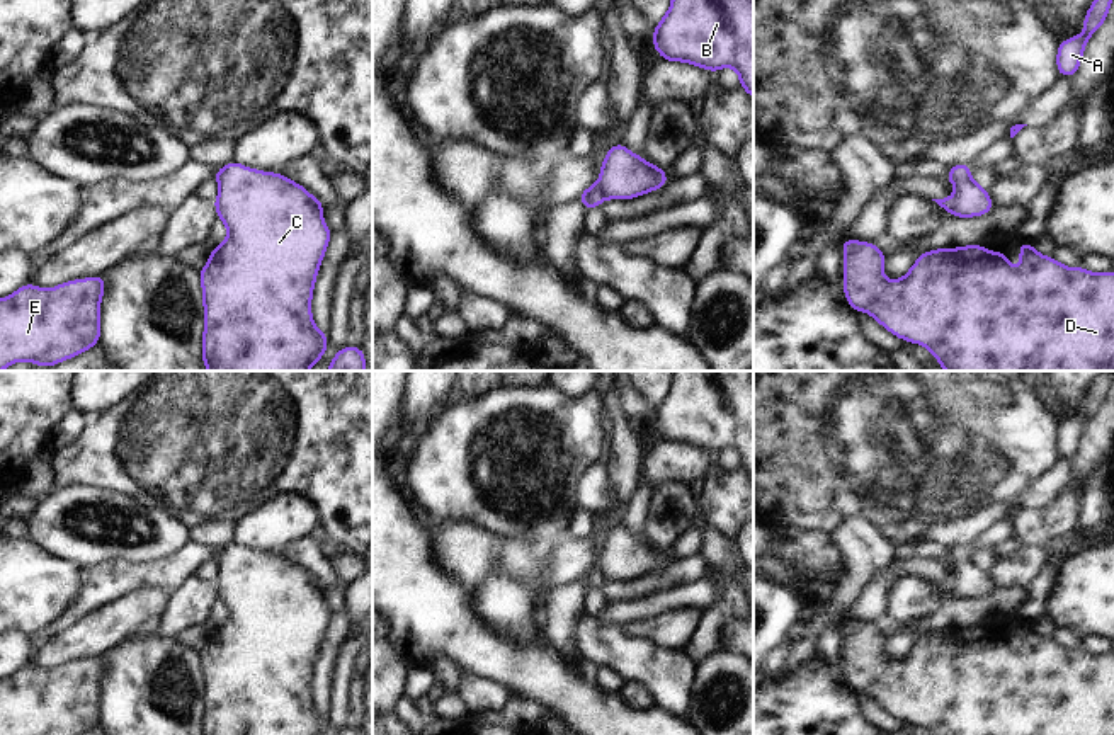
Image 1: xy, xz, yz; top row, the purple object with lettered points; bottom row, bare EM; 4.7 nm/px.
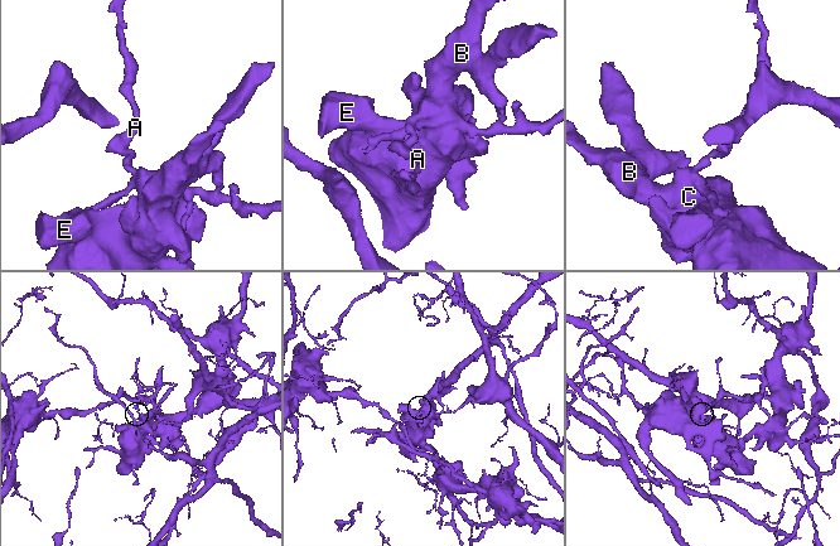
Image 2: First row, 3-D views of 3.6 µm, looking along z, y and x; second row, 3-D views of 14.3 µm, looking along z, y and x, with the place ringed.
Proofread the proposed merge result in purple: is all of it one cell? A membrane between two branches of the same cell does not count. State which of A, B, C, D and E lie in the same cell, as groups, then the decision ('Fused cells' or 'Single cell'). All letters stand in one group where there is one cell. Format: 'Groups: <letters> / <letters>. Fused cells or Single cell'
Groups: A / B C D E. Fused cells

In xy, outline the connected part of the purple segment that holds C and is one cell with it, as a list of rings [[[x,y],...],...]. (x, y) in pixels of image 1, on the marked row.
[[[230,162],[216,175],[219,194],[213,201],[228,236],[199,272],[206,328],[202,361],[207,371],[308,371],[327,350],[328,335],[311,318],[311,294],[332,231],[323,214],[311,204],[308,191],[282,174],[252,170]]]

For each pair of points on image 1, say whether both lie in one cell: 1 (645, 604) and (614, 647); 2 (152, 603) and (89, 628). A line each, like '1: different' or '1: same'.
1: different
2: same

